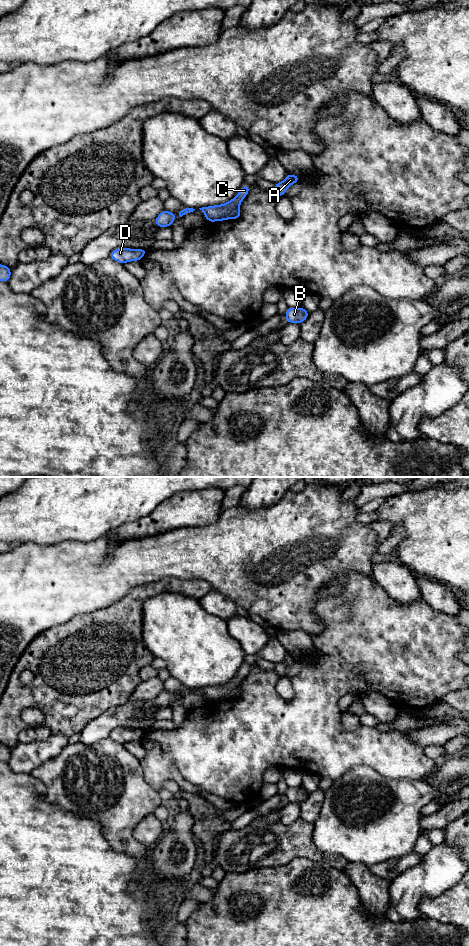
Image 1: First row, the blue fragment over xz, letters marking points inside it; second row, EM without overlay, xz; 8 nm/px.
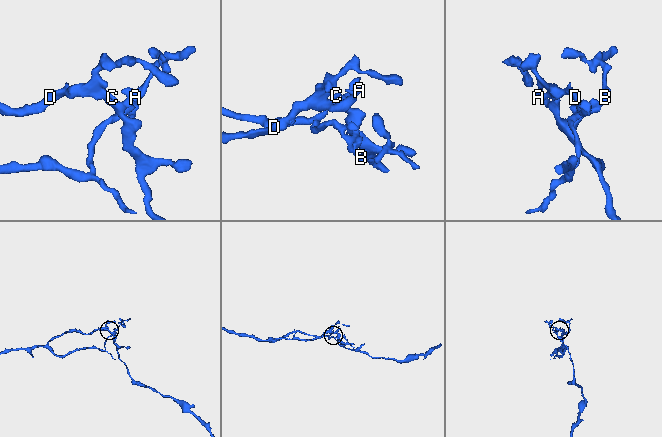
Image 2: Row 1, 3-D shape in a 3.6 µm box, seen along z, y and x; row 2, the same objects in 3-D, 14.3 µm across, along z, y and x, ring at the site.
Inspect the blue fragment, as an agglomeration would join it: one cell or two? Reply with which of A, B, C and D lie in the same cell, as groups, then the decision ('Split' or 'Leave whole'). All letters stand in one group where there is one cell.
Groups: A / B C D. Split

